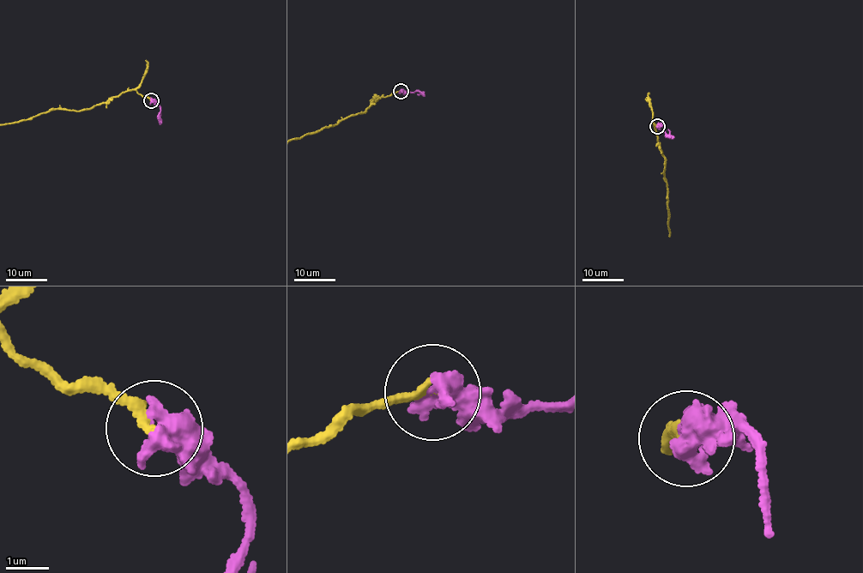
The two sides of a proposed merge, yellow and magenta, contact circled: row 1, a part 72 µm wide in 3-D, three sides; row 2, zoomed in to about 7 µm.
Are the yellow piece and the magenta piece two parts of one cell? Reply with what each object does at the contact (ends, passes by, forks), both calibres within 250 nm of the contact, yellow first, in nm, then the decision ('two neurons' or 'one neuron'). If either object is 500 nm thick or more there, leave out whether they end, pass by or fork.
calibres 190 and 650 nm; one neuron

